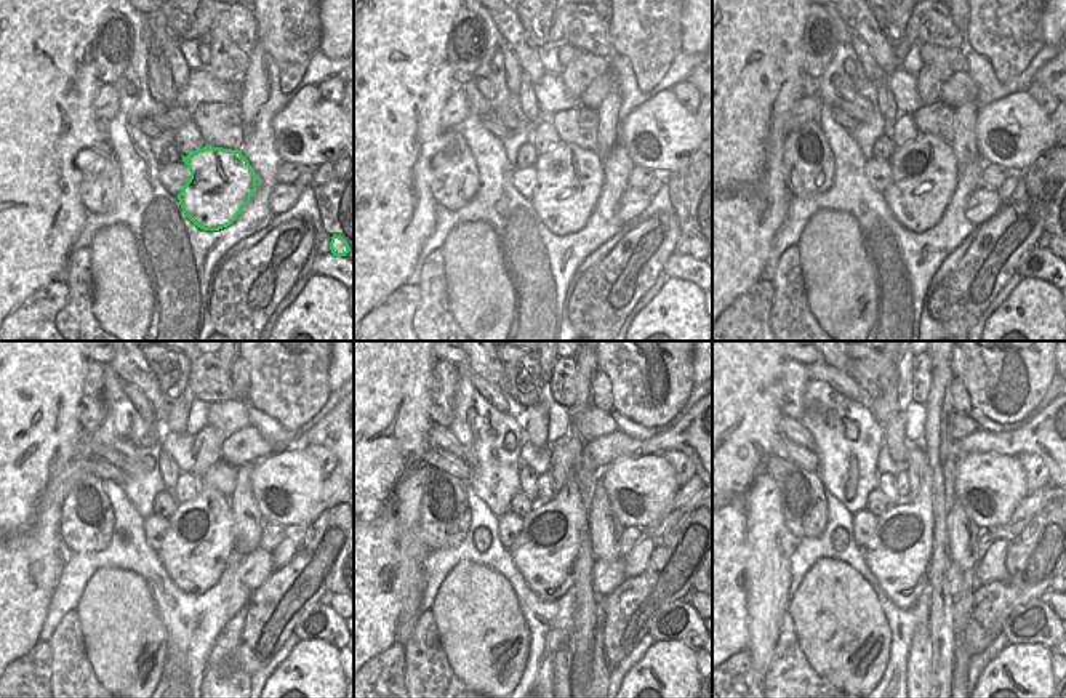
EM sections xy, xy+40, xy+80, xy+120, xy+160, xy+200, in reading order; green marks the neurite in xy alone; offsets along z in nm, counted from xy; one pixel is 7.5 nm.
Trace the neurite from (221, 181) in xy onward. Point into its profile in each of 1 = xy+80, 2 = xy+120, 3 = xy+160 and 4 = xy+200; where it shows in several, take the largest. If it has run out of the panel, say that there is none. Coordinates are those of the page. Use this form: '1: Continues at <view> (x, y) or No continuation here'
1: Continues at xy+80 (924, 180)
2: Continues at xy+120 (196, 548)
3: Continues at xy+160 (545, 551)
4: Continues at xy+200 (898, 554)

